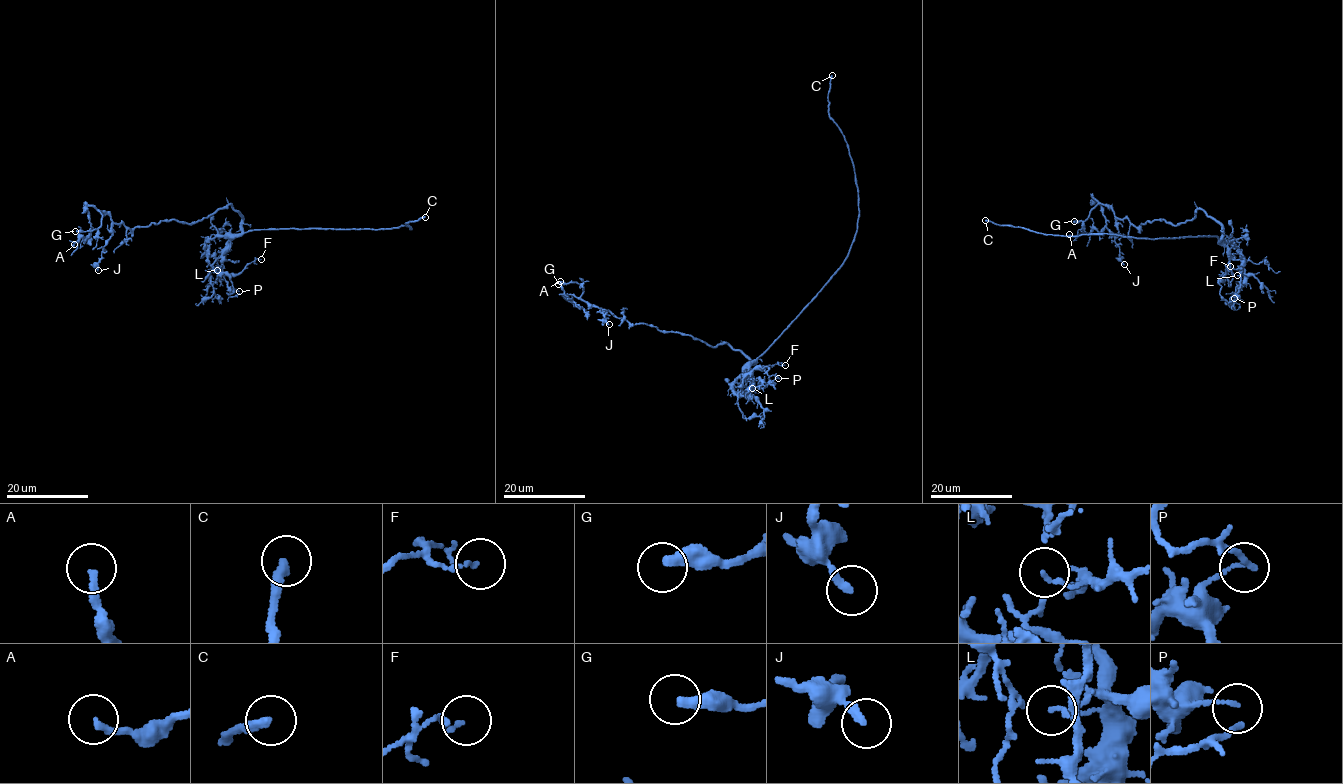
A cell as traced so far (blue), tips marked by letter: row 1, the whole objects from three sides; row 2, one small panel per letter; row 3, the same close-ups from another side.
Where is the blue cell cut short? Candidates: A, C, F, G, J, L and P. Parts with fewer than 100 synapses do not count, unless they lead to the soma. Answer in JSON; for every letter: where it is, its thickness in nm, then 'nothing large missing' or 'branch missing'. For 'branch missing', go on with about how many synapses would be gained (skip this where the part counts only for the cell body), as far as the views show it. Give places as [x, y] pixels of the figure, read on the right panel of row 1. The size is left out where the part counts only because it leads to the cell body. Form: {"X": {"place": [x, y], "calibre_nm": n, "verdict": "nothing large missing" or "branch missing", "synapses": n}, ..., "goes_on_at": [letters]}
{"A": {"place": [1069, 234], "calibre_nm": 200, "verdict": "nothing large missing"}, "C": {"place": [985, 220], "calibre_nm": 300, "verdict": "branch missing"}, "F": {"place": [1230, 266], "calibre_nm": 120, "verdict": "nothing large missing"}, "G": {"place": [1074, 221], "calibre_nm": 360, "verdict": "nothing large missing"}, "J": {"place": [1124, 264], "calibre_nm": 240, "verdict": "nothing large missing"}, "L": {"place": [1237, 275], "calibre_nm": 70, "verdict": "nothing large missing"}, "P": {"place": [1234, 298], "calibre_nm": 110, "verdict": "nothing large missing"}, "goes_on_at": ["C"]}

